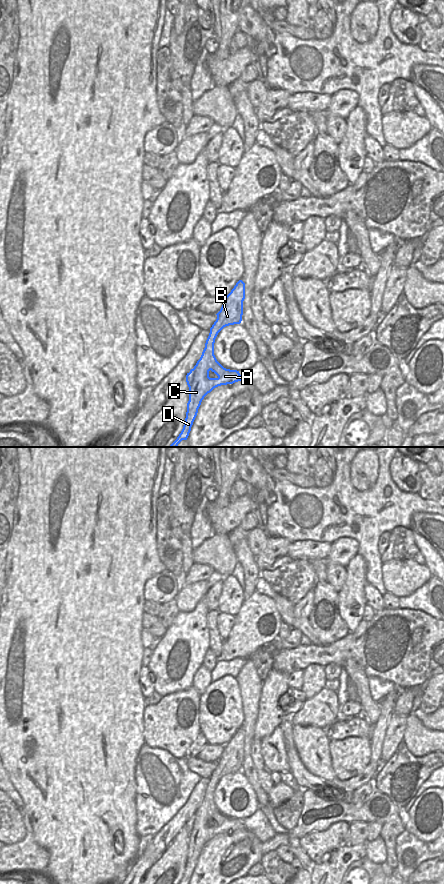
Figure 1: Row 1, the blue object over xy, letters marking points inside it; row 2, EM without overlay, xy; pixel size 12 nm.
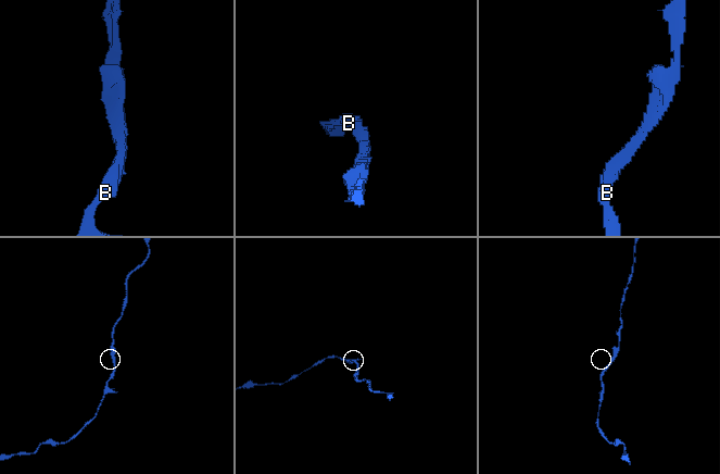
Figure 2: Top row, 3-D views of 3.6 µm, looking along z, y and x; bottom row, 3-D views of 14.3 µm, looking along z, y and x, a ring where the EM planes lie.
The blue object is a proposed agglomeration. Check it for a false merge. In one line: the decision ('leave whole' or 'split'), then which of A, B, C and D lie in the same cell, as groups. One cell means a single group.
leave whole; groups A B C D

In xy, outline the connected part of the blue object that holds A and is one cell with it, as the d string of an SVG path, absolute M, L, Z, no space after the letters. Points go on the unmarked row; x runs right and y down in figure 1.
M239 728L224 747L220 759L216 762L217 767L210 776L201 805L194 816L186 823L189 849L185 872L179 884L189 884L202 848L214 836L238 829L246 829L239 819L224 816L214 803L214 791L218 781L224 775L240 772L242 769L245 731Z

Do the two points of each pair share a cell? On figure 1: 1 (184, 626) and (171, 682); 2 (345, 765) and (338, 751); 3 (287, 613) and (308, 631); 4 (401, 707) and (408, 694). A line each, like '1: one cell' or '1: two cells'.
1: one cell
2: one cell
3: one cell
4: one cell

